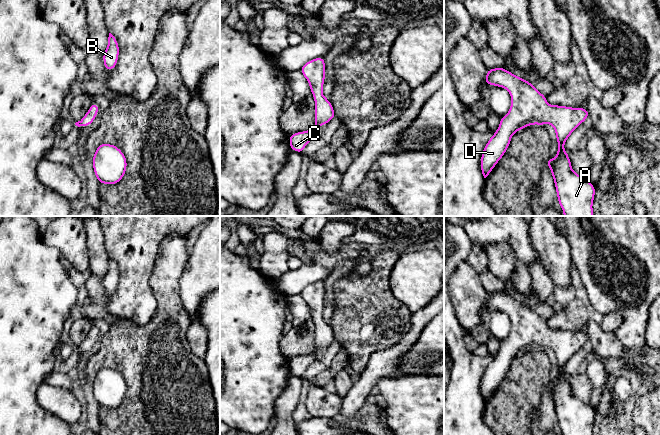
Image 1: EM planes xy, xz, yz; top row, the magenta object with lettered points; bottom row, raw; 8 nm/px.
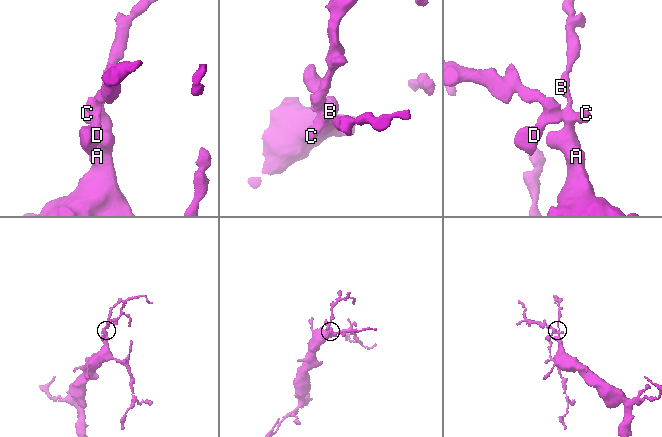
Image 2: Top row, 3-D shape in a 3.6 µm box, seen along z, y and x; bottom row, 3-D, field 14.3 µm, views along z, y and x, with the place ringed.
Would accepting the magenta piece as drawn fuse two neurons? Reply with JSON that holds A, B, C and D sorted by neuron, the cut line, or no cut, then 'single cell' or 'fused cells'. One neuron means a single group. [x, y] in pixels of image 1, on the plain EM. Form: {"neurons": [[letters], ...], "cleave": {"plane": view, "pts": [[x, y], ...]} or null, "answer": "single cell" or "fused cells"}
{"neurons": [["A", "B", "C", "D"]], "cleave": null, "answer": "single cell"}

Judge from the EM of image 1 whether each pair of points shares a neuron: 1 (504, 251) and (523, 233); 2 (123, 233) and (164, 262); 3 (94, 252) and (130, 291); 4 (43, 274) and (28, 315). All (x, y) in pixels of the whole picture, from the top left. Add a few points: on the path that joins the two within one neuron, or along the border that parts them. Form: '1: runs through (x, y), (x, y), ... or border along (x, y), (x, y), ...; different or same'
1: border along (486, 244), (507, 243), (516, 257), (515, 269); different
2: border along (169, 235), (162, 241), (159, 247), (150, 278); different
3: border along (103, 233), (104, 246), (109, 256); different
4: runs through (33, 284), (28, 289), (28, 305); same

